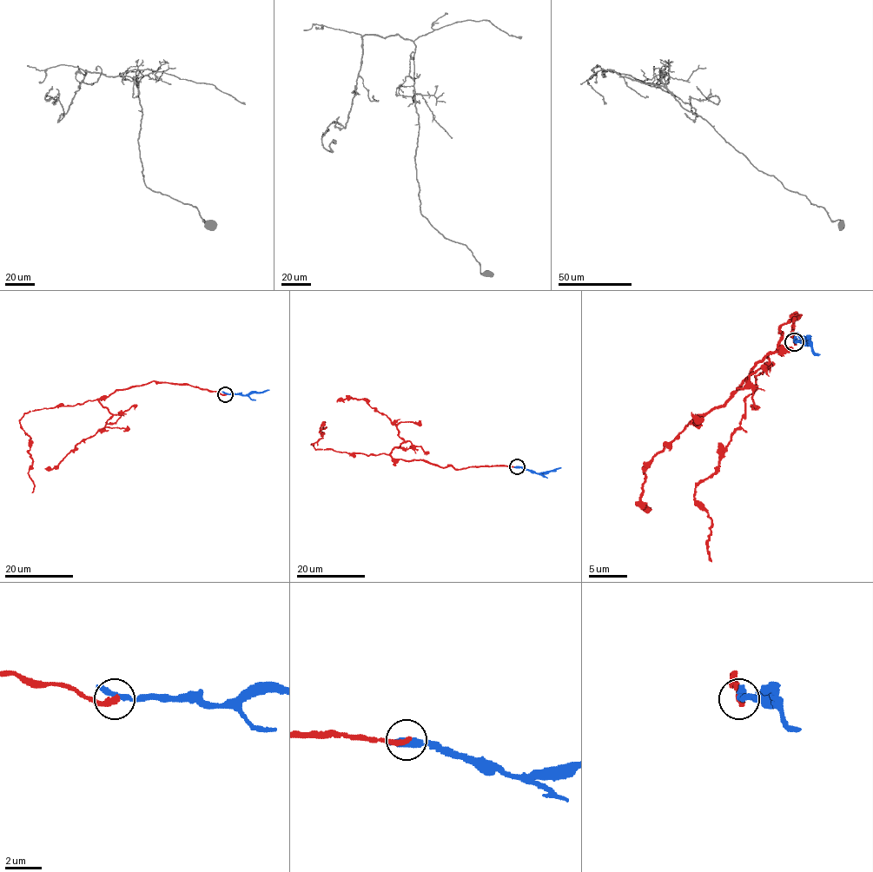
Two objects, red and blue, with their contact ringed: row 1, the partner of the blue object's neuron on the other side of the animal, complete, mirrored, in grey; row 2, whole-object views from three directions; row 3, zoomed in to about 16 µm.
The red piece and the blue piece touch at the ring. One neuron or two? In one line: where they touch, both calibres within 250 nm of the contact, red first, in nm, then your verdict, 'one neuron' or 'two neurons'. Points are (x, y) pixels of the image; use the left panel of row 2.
at (225, 394); 280 nm thick on the red side, 440 nm on the other; two neurons

